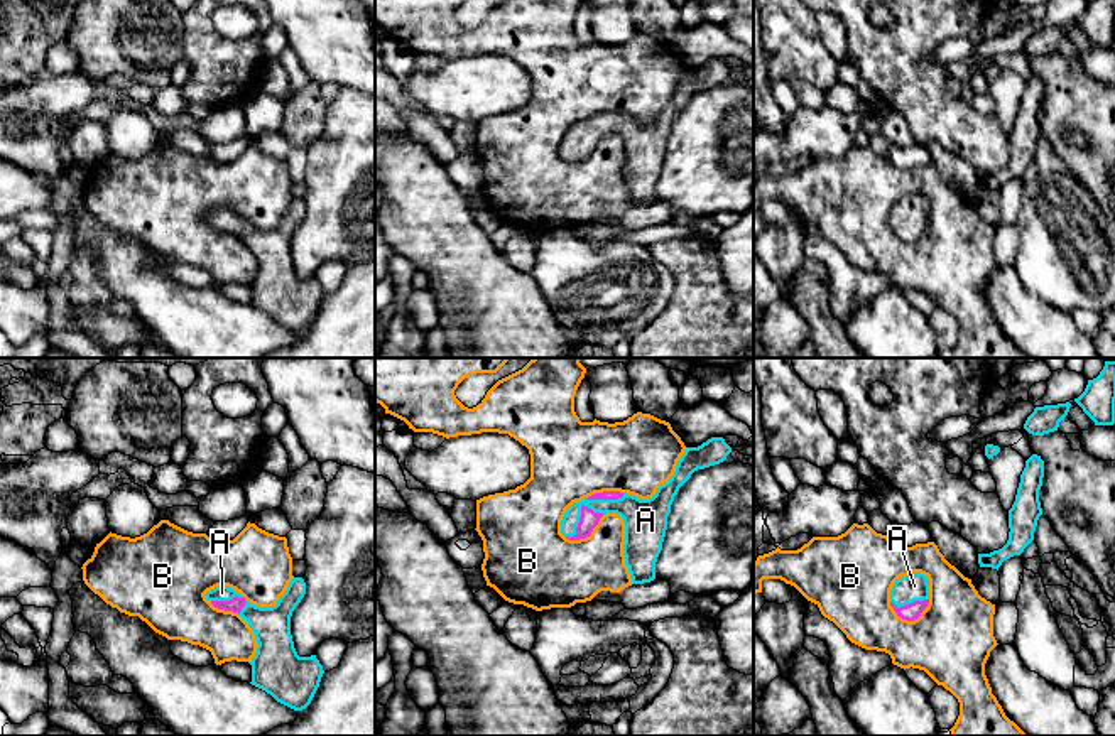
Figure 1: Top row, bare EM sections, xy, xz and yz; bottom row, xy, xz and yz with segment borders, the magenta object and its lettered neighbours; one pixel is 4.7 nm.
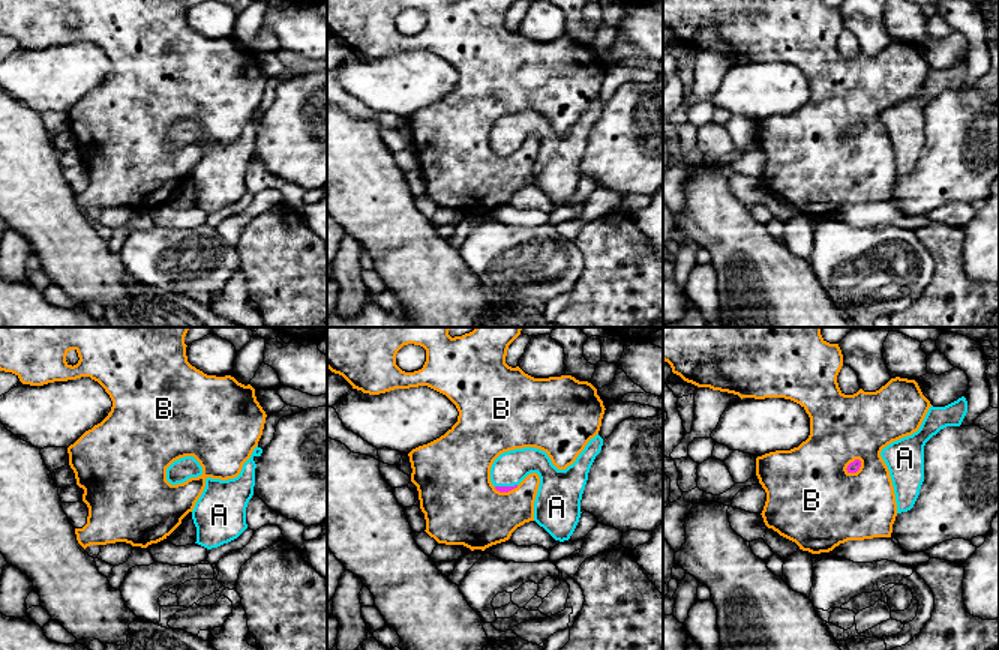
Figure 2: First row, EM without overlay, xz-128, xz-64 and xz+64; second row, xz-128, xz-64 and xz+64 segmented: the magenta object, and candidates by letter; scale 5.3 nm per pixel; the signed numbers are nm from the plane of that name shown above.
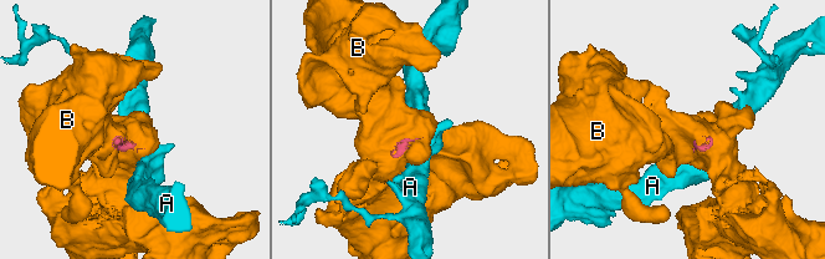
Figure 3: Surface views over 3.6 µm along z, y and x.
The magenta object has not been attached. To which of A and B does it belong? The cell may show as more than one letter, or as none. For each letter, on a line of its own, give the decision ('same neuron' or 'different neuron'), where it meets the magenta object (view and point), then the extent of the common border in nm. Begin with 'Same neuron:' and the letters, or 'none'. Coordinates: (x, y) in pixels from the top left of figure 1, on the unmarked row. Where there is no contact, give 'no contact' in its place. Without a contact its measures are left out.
Same neuron: A
A: same neuron; meets magenta in xz at (581, 135); contact 220 nm long
B: different neuron; meets magenta in yz at (911, 242); contact 200 nm long

